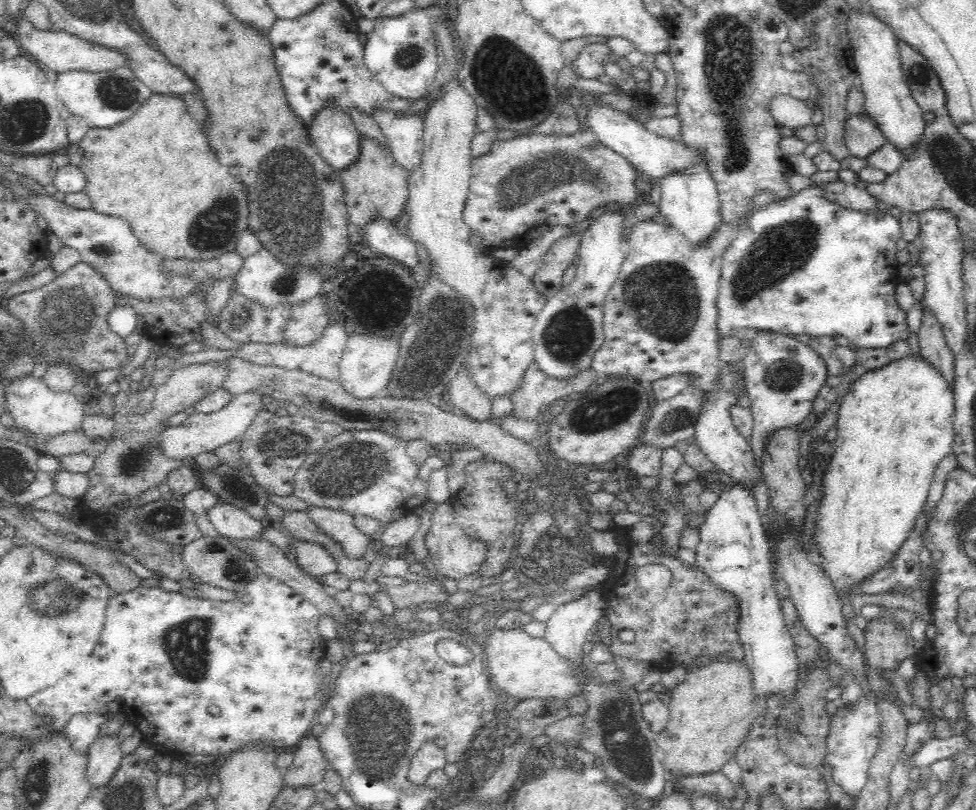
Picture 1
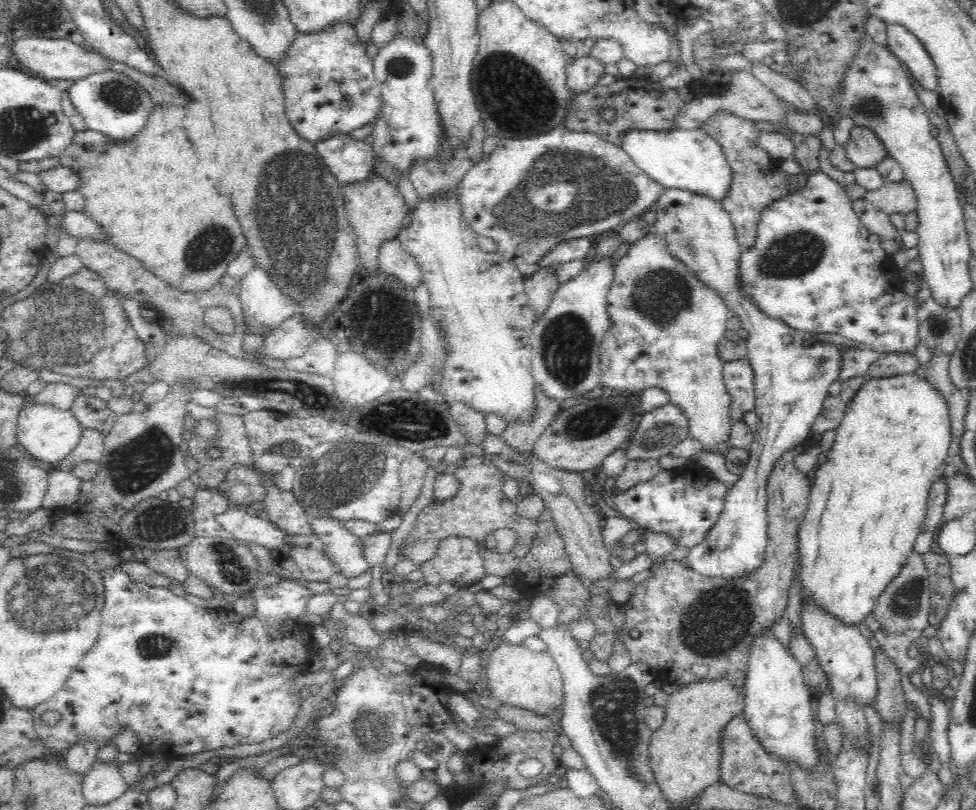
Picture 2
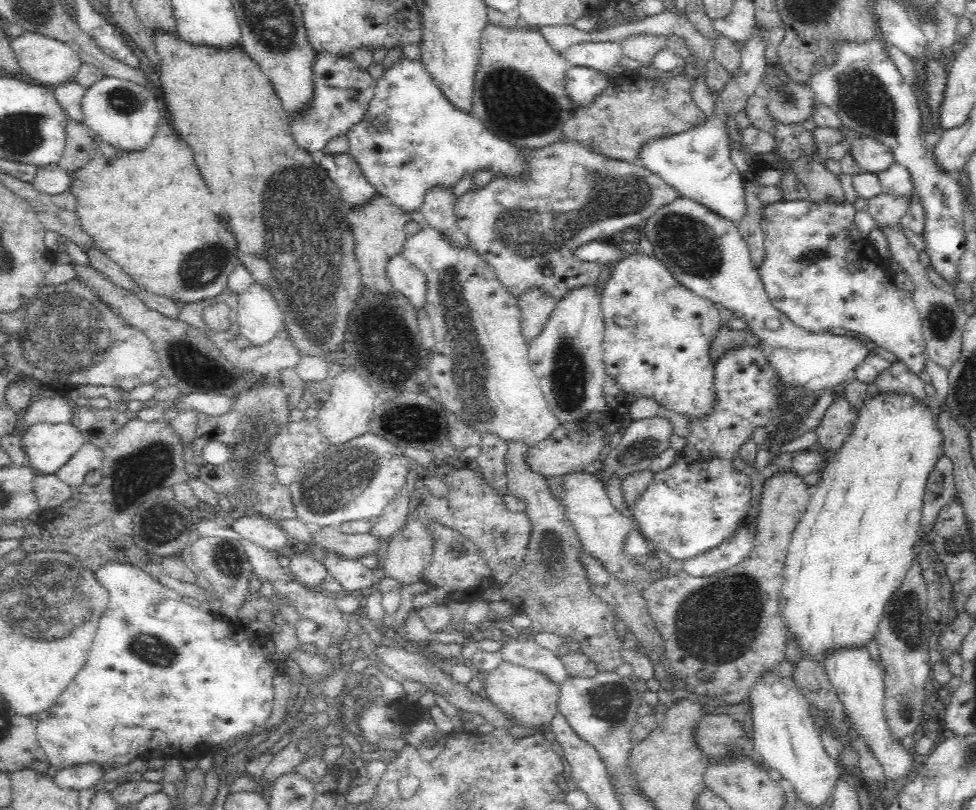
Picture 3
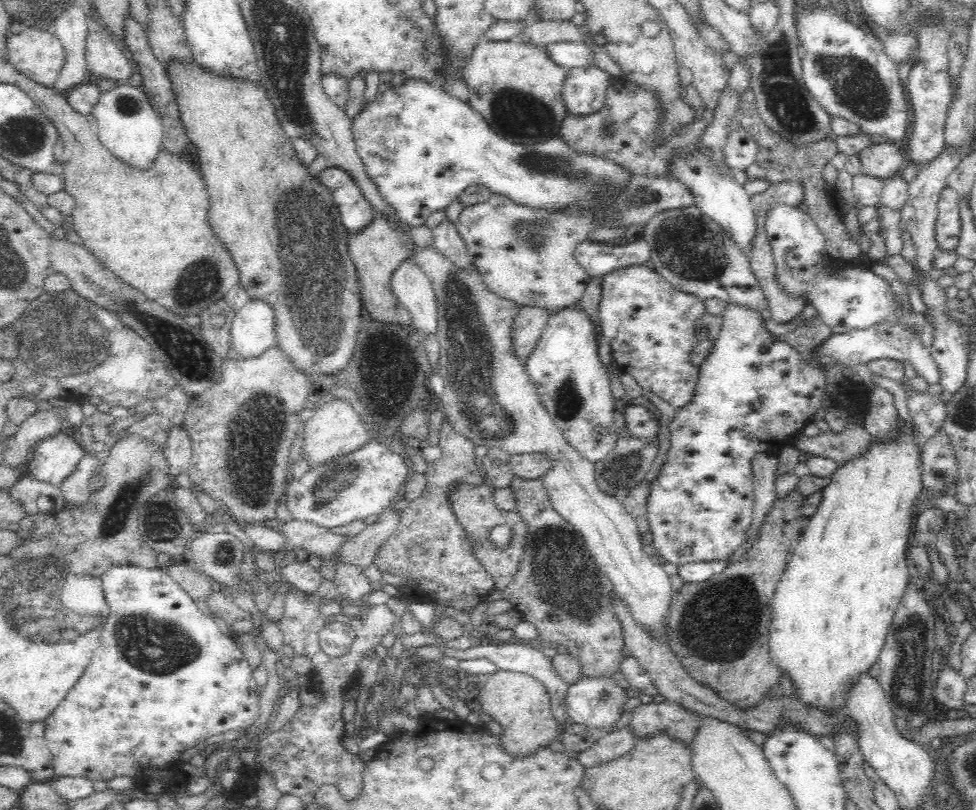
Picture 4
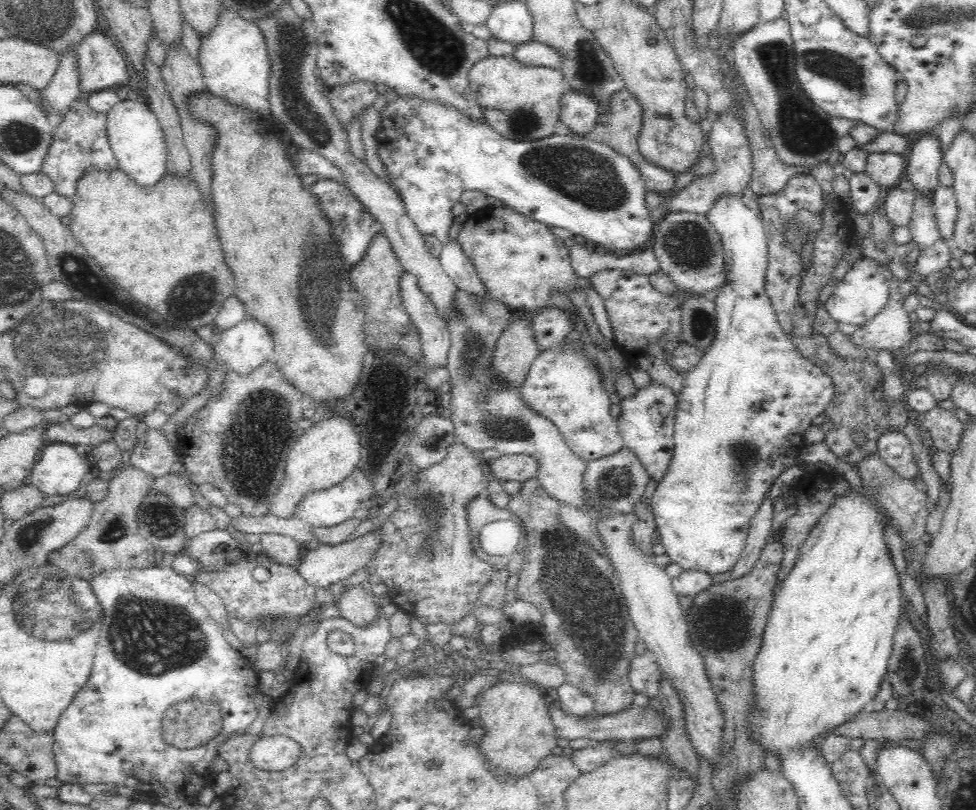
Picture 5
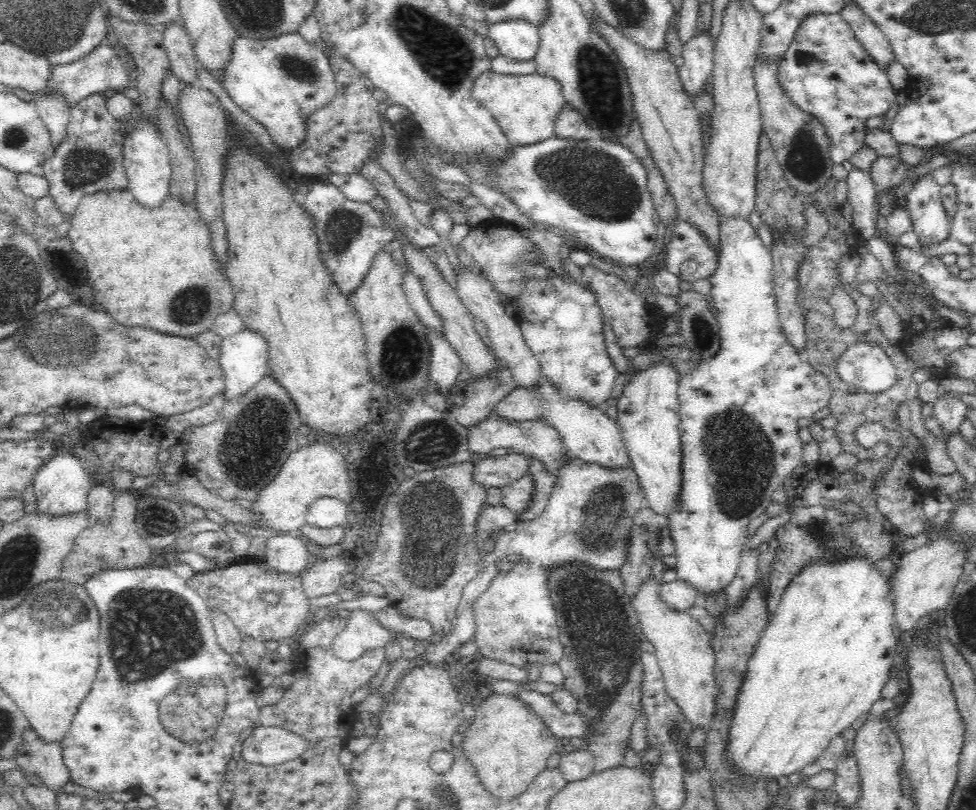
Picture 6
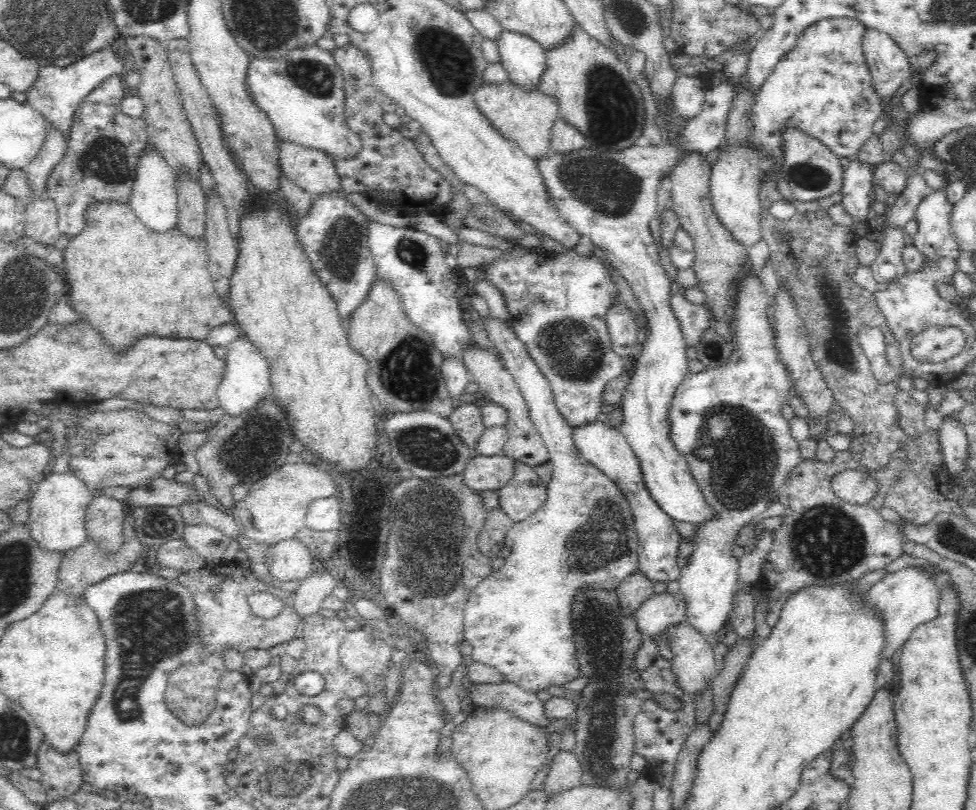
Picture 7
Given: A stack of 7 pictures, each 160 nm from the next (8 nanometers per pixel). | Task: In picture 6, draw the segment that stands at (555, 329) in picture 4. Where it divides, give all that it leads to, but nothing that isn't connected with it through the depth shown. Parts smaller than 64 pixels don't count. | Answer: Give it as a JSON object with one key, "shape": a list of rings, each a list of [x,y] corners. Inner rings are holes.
{"shape":[[[542,380],[538,390],[516,387],[508,395],[502,397],[491,408],[492,412],[508,421],[534,422],[538,415],[544,415],[560,435],[564,442],[564,449],[570,455],[594,466],[609,468],[610,470],[630,470],[633,468],[632,459],[622,439],[622,433],[614,419],[610,418],[602,409],[587,406],[577,400],[561,398],[555,388],[547,381]]]}

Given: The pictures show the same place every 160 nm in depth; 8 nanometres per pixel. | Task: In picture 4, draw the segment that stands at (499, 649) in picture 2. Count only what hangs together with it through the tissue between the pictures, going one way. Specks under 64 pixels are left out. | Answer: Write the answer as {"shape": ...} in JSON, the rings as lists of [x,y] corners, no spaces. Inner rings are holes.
{"shape":[[[500,670],[492,673],[484,686],[479,686],[477,710],[490,715],[502,726],[498,744],[510,756],[532,756],[560,737],[557,719],[553,716],[550,696],[532,676]]]}

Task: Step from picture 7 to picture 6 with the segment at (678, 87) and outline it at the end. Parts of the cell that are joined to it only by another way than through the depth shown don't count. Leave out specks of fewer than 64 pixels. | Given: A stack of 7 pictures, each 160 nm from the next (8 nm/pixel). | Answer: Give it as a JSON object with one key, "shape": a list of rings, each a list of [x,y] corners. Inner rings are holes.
{"shape":[[[708,32],[700,36],[694,35],[682,44],[683,65],[678,68],[679,79],[684,92],[692,101],[705,94],[705,82],[713,71],[713,50]]]}

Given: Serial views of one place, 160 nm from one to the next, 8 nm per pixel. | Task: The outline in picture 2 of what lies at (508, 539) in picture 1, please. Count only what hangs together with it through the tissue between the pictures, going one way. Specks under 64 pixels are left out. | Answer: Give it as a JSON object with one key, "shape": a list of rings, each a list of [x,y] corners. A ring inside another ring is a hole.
{"shape":[[[465,456],[451,468],[453,475],[458,479],[458,492],[448,500],[441,500],[436,504],[425,506],[409,530],[408,535],[401,542],[398,549],[398,558],[410,560],[416,566],[422,566],[424,562],[434,560],[438,546],[443,538],[456,535],[474,539],[479,546],[480,554],[484,561],[486,574],[492,574],[506,578],[511,575],[518,564],[524,560],[524,556],[530,552],[532,541],[537,531],[534,519],[526,519],[520,516],[511,501],[501,491],[501,478],[503,473],[488,457]],[[497,528],[513,528],[517,532],[517,543],[507,553],[497,553],[486,547],[486,536]]]}

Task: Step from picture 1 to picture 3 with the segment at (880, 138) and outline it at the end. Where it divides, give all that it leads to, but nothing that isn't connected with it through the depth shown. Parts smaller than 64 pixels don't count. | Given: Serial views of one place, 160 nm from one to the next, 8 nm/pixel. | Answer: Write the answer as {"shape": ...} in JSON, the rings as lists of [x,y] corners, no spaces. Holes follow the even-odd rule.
{"shape":[[[868,136],[854,138],[850,150],[862,173],[878,175],[896,163],[892,149],[888,145]]]}

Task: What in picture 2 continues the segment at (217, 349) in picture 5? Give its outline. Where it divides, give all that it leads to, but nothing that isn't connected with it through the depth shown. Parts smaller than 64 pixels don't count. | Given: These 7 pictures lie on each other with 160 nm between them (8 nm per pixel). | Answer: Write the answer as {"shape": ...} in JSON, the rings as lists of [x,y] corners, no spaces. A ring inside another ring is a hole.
{"shape":[[[254,266],[240,283],[238,315],[245,325],[271,332],[296,313],[296,303],[286,299],[261,268]]]}

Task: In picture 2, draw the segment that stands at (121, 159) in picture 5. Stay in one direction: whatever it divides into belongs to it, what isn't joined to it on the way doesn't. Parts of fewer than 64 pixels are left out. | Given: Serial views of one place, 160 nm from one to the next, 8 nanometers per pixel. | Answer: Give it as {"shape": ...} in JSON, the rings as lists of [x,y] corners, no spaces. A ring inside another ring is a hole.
{"shape":[[[104,70],[76,79],[70,86],[70,99],[84,119],[88,130],[101,132],[114,142],[128,142],[138,136],[154,114],[149,92],[123,74]]]}

